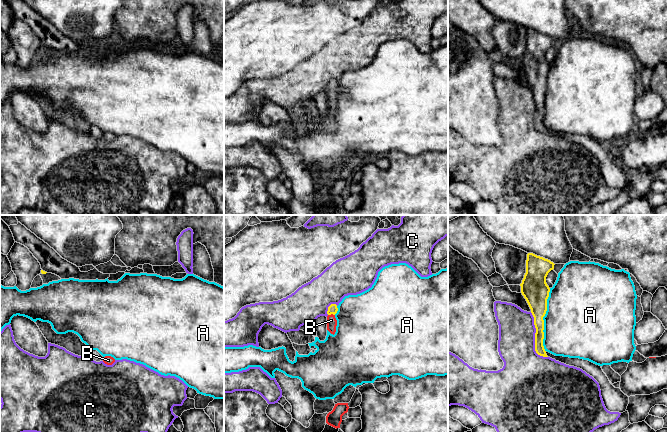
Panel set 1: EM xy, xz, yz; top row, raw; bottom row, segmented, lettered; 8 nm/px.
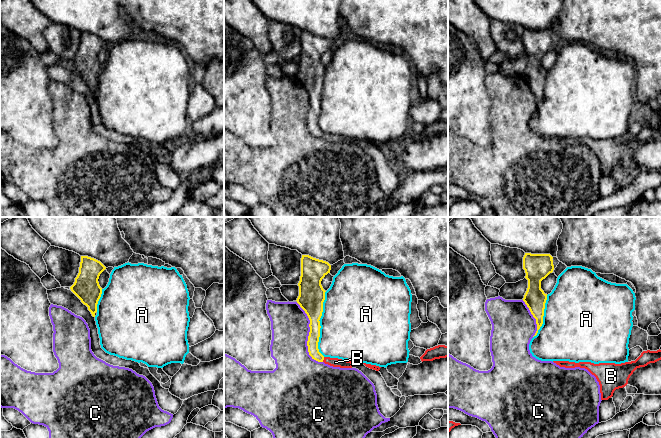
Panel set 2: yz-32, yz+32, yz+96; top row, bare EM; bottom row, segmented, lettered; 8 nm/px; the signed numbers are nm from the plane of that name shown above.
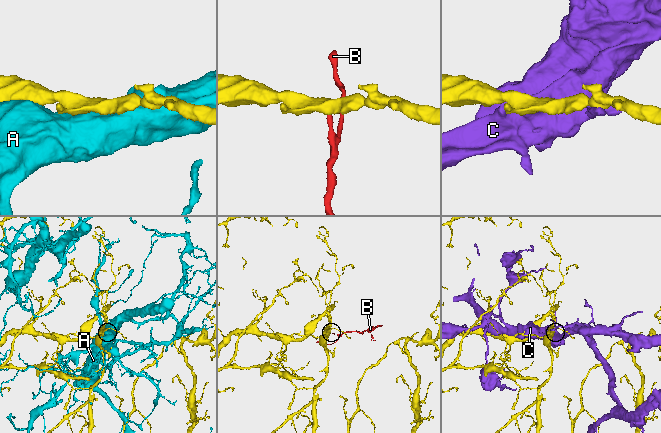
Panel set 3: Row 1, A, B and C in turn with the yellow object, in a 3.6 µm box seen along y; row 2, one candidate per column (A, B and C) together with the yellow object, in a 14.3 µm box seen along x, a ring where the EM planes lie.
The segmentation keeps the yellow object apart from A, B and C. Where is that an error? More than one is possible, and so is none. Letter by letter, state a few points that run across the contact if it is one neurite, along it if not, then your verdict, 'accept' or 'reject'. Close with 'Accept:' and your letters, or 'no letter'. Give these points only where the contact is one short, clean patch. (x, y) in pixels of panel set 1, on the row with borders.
A: reject
B: line xz (332, 309), (331, 313), (331, 320); accept
C: reject
Accept: B

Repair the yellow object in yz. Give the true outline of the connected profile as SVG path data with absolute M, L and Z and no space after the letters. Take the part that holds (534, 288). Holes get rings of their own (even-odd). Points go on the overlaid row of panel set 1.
M533 253L527 254L526 273L522 280L521 293L526 299L534 317L535 351L538 355L548 357L543 346L544 320L547 311L547 299L550 288L546 283L548 273L554 269L554 263Z

